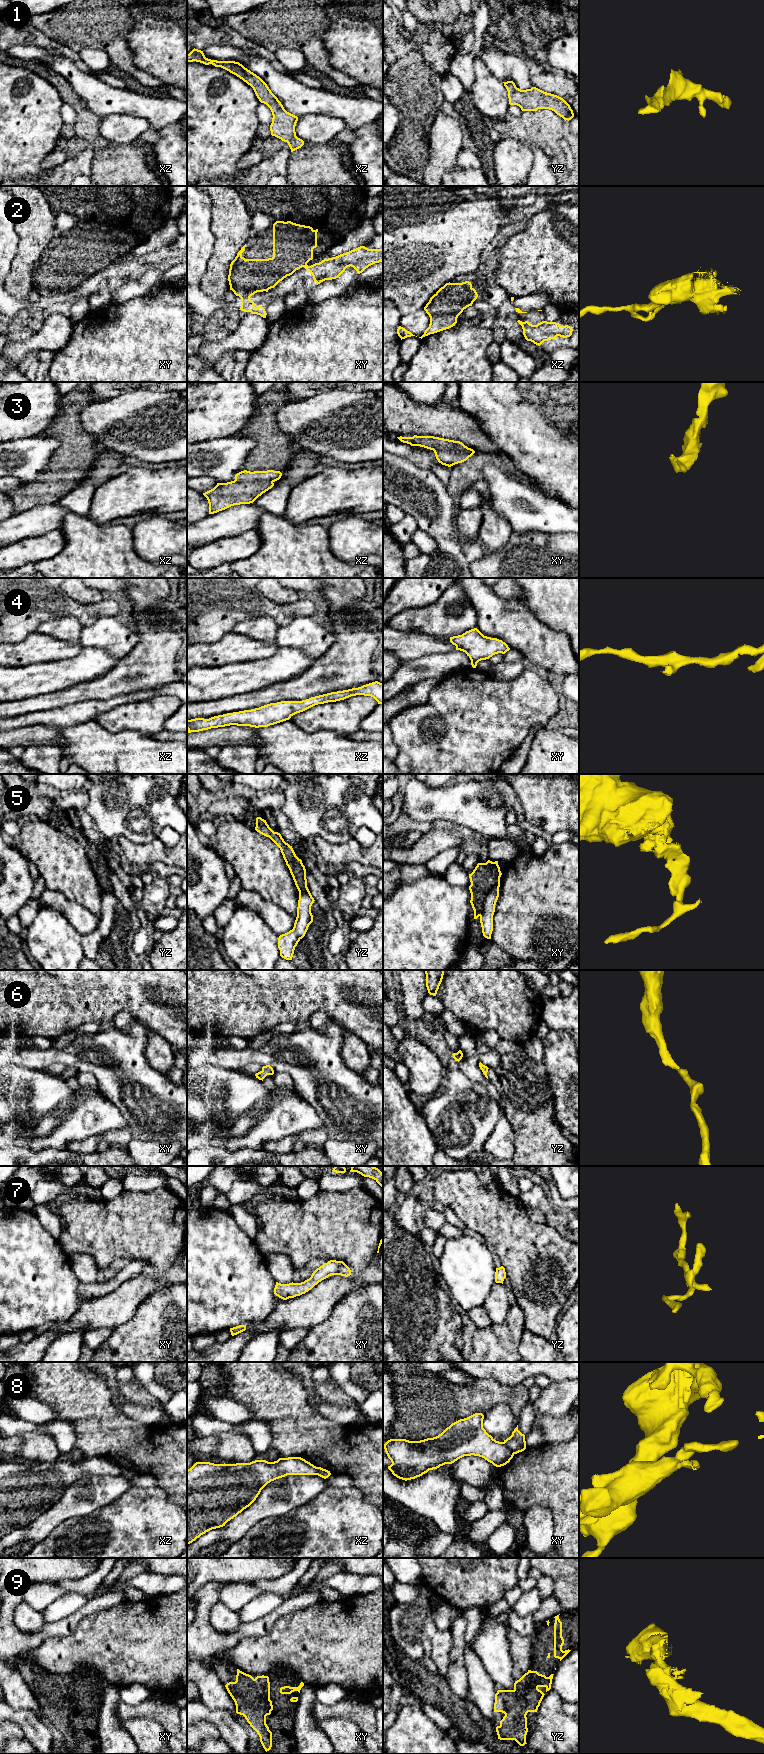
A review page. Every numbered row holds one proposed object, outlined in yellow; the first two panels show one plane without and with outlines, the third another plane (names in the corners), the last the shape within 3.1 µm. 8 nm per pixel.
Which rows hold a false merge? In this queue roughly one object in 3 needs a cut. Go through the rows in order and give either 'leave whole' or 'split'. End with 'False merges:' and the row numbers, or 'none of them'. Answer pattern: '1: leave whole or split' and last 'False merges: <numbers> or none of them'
1: leave whole
2: leave whole
3: leave whole
4: leave whole
5: leave whole
6: leave whole
7: leave whole
8: split
9: split
False merges: 8, 9

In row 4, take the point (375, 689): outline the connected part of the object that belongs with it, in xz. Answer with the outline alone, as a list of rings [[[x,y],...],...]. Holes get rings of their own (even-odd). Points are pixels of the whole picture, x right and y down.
[[[378,681],[343,691],[331,692],[302,701],[281,701],[259,708],[227,713],[209,719],[195,718],[187,720],[188,733],[230,725],[268,727],[286,720],[315,705],[344,700],[351,696],[364,695],[373,697],[378,704],[383,704],[383,683]]]

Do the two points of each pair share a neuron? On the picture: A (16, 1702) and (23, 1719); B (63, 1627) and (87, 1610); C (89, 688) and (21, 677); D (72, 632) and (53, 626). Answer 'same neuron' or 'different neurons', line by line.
A: different neurons
B: same neuron
C: different neurons
D: same neuron

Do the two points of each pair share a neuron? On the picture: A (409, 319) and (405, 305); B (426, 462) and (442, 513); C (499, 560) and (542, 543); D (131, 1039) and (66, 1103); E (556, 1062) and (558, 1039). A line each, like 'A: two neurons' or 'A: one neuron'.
A: two neurons
B: two neurons
C: one neuron
D: two neurons
E: one neuron

